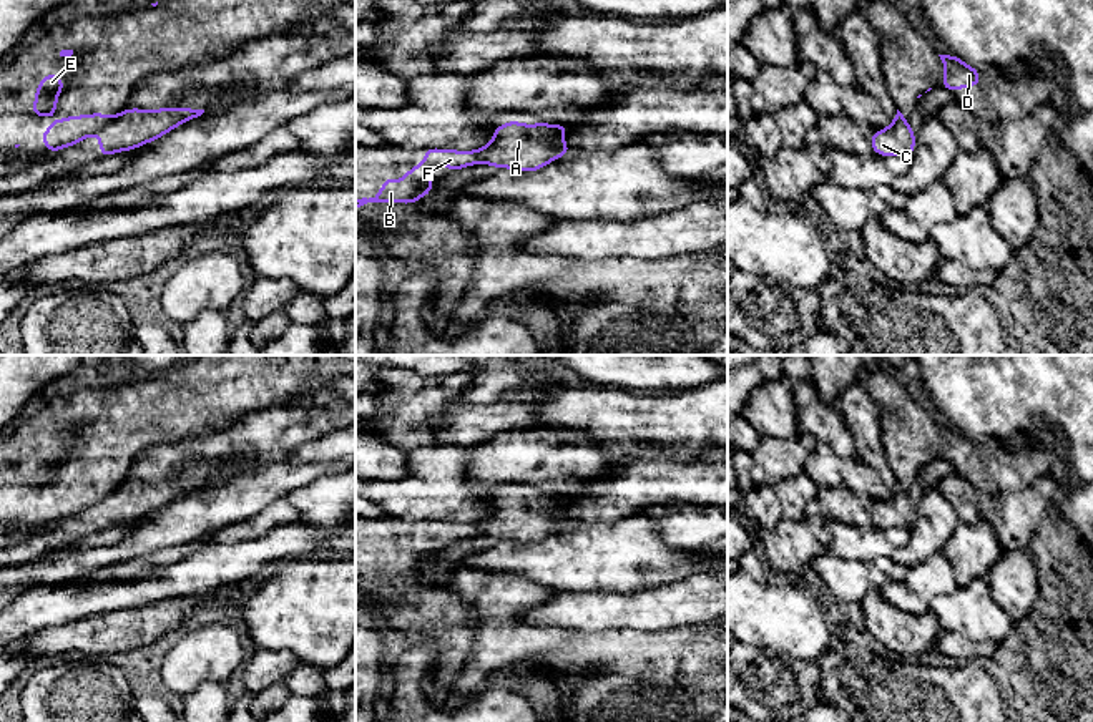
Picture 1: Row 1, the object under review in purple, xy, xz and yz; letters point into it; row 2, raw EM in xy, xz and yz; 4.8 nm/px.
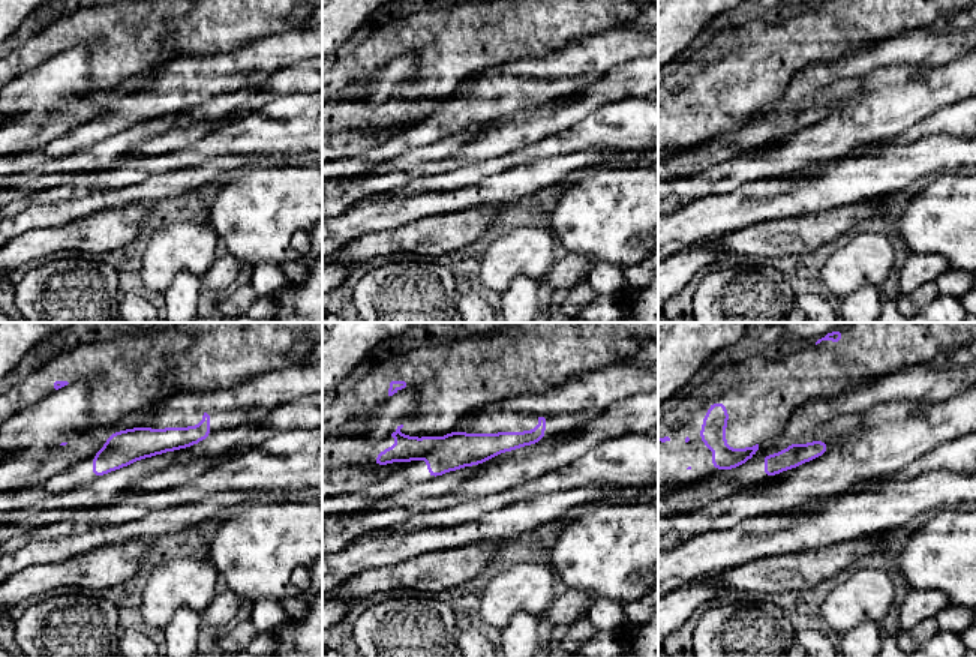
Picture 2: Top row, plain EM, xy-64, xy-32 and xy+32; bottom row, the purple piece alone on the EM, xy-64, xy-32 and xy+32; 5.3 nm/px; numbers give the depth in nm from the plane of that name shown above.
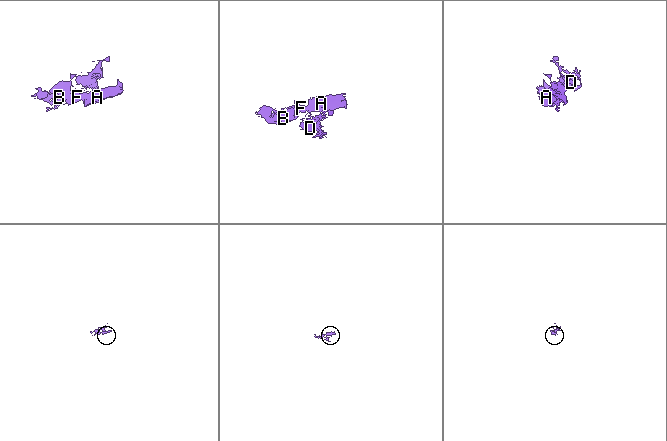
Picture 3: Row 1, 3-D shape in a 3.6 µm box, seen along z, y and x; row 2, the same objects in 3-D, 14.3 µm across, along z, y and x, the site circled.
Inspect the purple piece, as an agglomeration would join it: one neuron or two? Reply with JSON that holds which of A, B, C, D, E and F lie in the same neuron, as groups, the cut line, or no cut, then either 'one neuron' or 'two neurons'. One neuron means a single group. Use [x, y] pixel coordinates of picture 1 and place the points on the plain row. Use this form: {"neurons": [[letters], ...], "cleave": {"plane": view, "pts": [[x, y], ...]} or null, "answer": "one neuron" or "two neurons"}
{"neurons": [["A", "C"], ["B", "D", "E", "F"]], "cleave": {"plane": "xy", "pts": [[112, 490], [98, 505]]}, "answer": "two neurons"}

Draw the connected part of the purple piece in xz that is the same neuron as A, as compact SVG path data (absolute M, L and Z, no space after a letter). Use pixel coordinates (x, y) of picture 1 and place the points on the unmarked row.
M510 491L495 500L493 511L477 523L478 534L493 536L498 541L542 541L553 531L573 523L561 515L566 501L568 498L563 496L520 496Z

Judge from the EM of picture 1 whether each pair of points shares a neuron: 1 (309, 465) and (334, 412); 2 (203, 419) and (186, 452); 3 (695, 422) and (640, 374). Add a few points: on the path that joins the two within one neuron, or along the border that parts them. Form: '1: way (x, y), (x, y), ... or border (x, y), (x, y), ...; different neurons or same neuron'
1: border (338, 427), (304, 440), (289, 452); different neurons
2: border (230, 425), (155, 447); different neurons
3: border (710, 382), (675, 392); different neurons

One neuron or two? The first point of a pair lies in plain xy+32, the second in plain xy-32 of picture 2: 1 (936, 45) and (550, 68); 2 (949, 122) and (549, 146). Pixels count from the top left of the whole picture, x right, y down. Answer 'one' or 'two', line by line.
1: one
2: one

